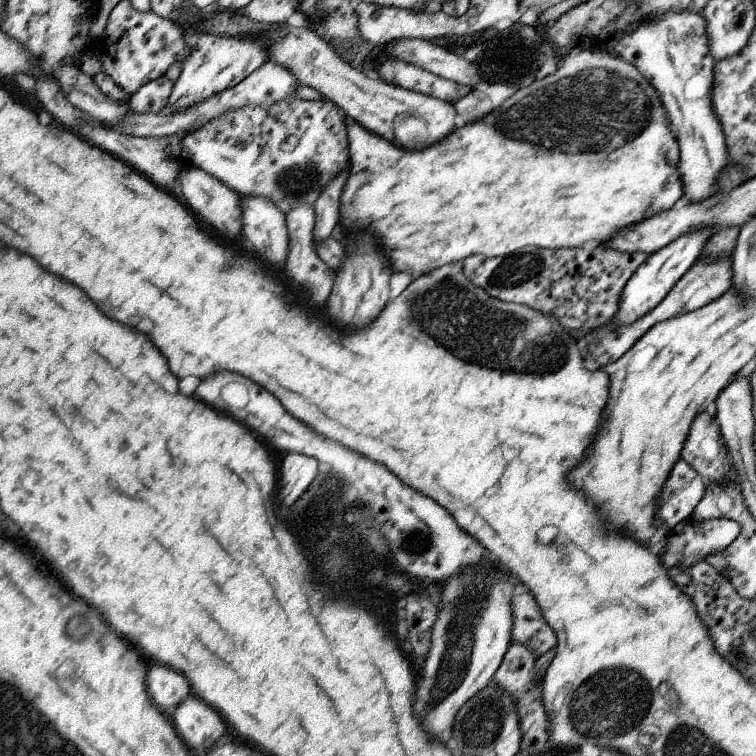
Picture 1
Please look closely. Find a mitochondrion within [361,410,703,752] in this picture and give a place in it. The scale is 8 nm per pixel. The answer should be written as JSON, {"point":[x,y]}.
{"point":[601,707]}

